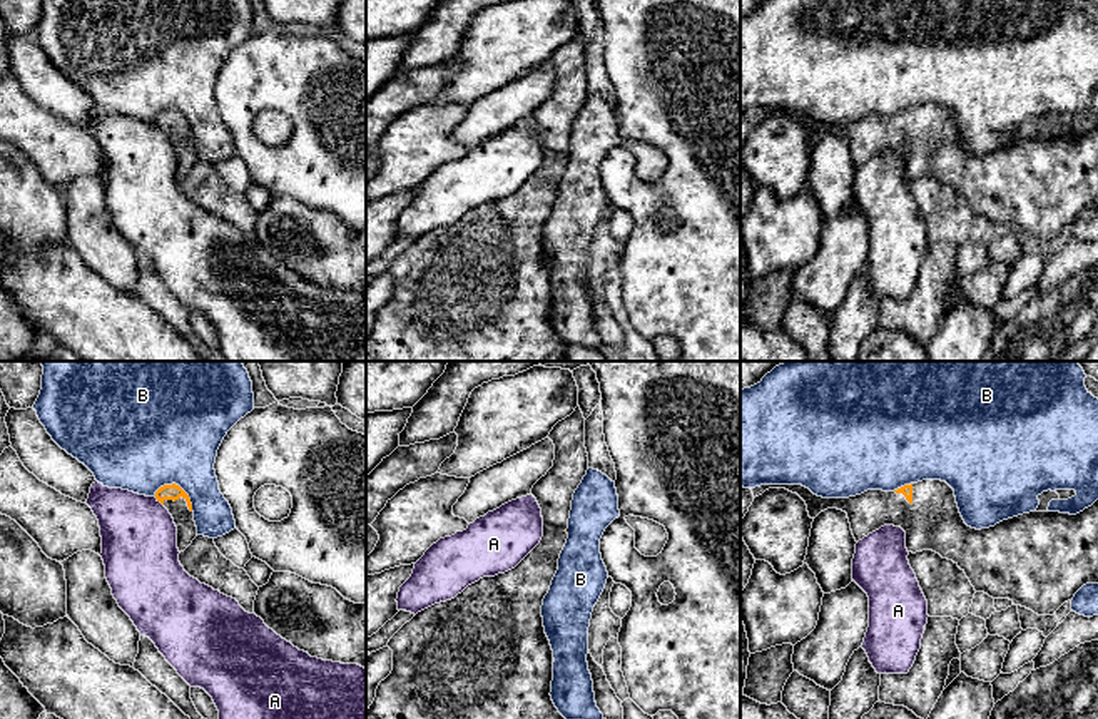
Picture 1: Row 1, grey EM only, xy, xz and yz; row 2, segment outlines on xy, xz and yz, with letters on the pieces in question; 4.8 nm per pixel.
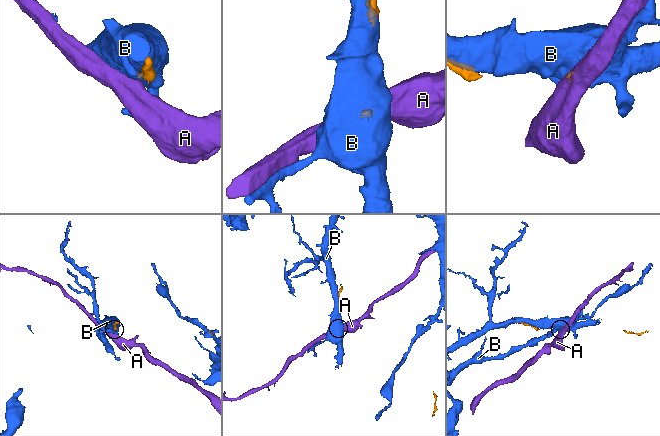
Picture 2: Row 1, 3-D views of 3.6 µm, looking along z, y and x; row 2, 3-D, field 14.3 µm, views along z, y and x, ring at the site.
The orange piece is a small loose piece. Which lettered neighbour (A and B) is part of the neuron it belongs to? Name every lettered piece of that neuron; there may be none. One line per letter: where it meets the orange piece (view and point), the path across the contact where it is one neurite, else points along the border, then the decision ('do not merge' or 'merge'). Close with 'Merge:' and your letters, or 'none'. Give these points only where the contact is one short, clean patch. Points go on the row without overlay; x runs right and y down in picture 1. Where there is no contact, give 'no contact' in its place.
A: xy (159, 126) | along xy (154, 122), (162, 131) | do not merge
B: xy (179, 112) | do not merge
Merge: none

